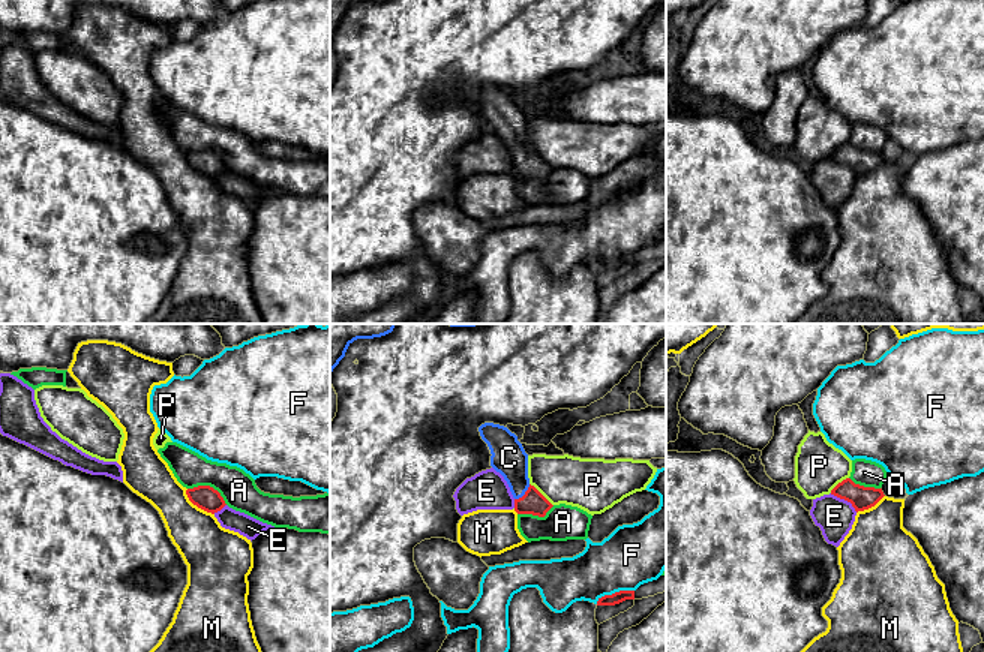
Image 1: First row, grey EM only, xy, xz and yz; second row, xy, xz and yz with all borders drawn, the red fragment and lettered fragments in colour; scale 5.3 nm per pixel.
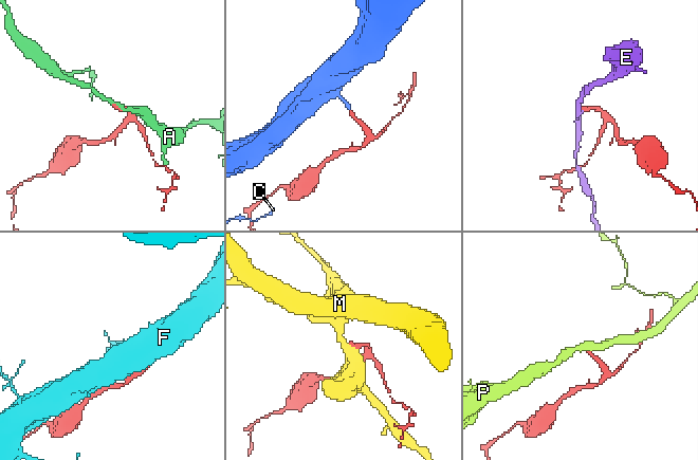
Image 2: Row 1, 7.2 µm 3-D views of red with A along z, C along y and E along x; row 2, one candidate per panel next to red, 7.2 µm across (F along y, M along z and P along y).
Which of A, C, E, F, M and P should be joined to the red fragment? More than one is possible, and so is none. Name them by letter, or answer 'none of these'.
C

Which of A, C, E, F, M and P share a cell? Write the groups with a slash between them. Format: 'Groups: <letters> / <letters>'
Groups: A / C / E / F / M / P

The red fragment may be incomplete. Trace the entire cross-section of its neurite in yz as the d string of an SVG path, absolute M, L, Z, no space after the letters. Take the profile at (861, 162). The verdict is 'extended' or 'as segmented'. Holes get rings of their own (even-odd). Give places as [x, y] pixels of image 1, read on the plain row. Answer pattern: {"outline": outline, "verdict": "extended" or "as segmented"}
{"outline": "M850 142L838 147L831 159L850 166L856 177L874 171L885 160L882 153L864 151L855 148Z", "verdict": "as segmented"}

